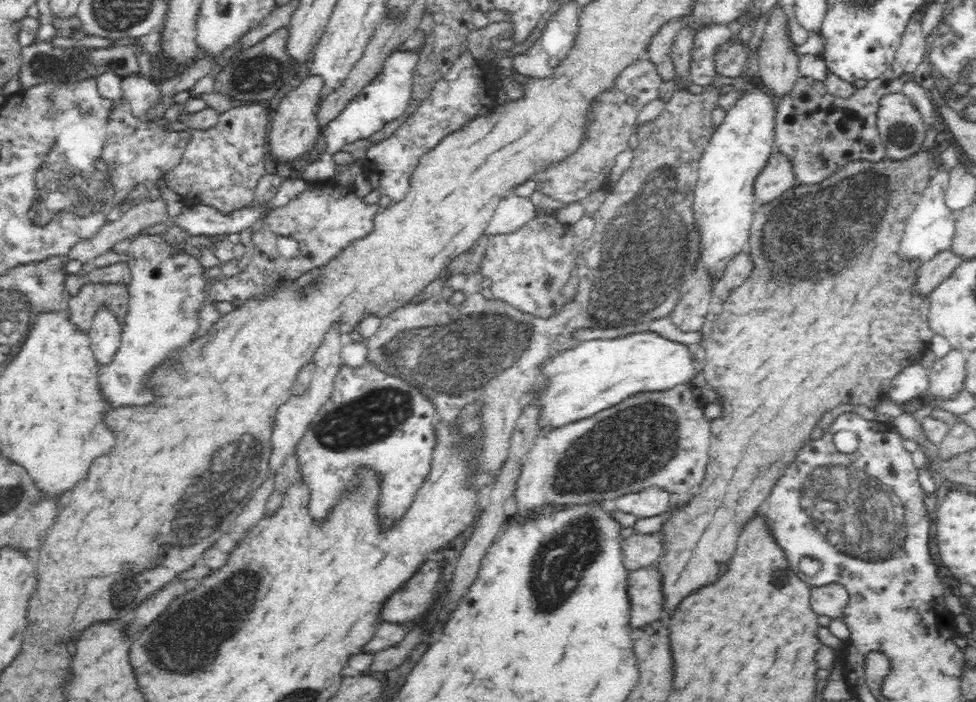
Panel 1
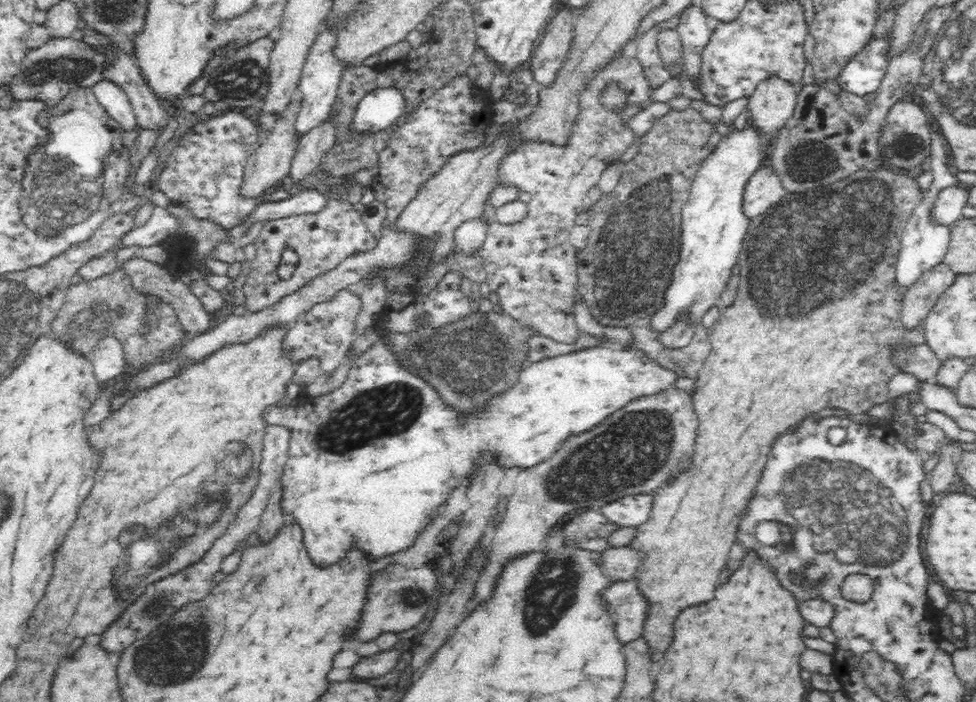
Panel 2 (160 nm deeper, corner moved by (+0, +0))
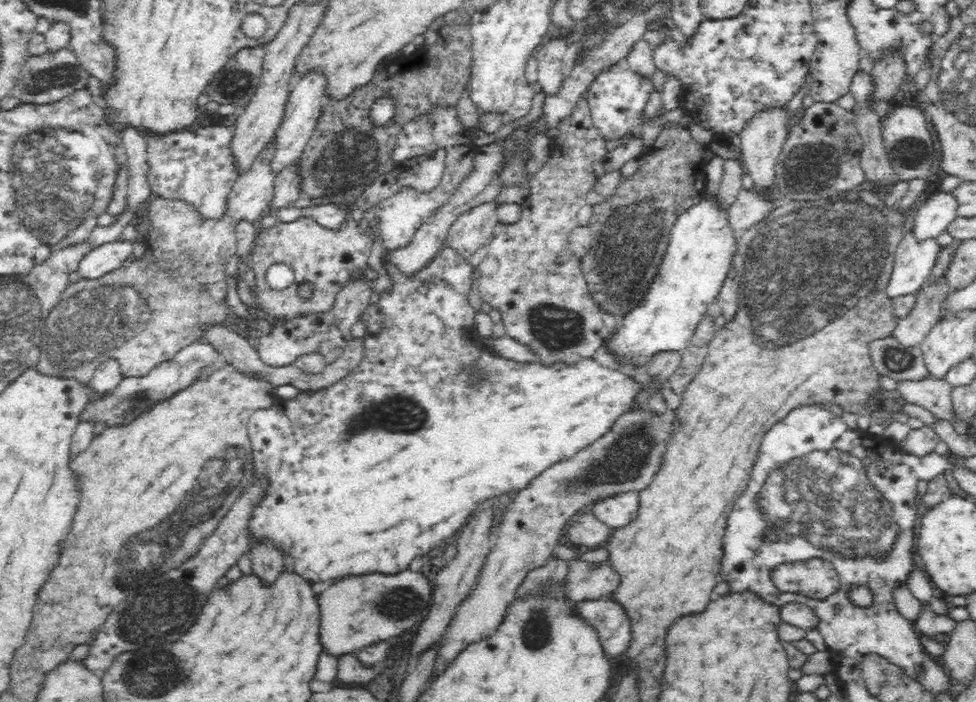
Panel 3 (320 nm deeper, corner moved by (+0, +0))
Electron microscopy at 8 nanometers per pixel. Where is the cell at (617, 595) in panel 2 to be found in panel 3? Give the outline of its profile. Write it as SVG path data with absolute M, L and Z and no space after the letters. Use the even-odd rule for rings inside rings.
M606 597L583 600L579 603L578 613L598 629L598 637L612 657L628 650L632 640L632 622L620 602Z

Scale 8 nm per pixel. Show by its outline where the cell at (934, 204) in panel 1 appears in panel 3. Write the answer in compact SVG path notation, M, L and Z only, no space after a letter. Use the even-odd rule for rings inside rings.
M913 230L903 235L898 246L887 293L890 298L916 294L928 282L943 247L938 238L919 240Z

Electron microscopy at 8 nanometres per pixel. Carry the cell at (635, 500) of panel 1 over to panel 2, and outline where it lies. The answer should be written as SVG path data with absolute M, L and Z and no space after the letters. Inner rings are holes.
M654 492L636 493L615 500L599 510L620 527L638 527L650 518L652 506L654 506Z

